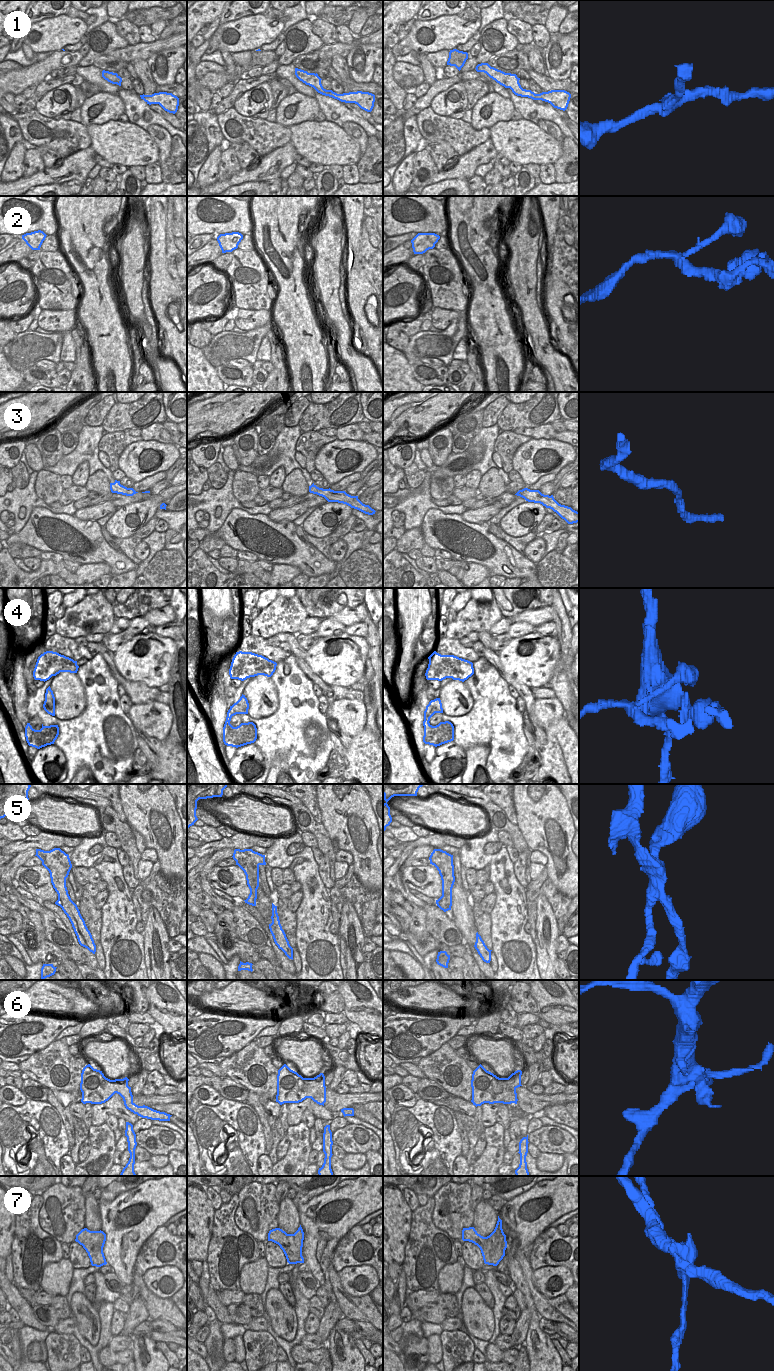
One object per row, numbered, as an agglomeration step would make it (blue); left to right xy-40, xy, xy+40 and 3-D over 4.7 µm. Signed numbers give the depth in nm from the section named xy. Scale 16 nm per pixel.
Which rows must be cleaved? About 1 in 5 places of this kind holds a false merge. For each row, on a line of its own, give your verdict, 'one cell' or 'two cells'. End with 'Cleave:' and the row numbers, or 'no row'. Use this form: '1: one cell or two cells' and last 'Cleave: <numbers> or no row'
1: one cell
2: one cell
3: one cell
4: two cells
5: two cells
6: one cell
7: two cells
Cleave: 4, 5, 7

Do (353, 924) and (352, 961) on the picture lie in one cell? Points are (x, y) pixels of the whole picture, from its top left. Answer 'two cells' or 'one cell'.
one cell

